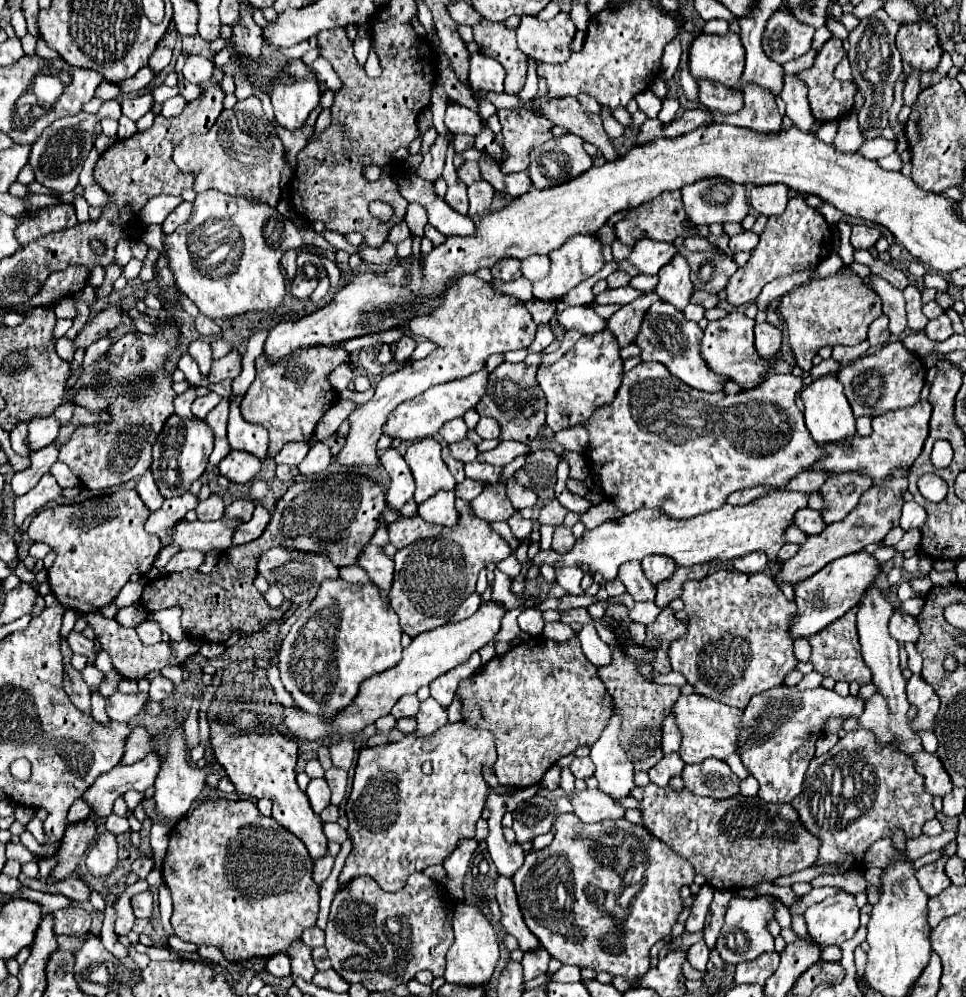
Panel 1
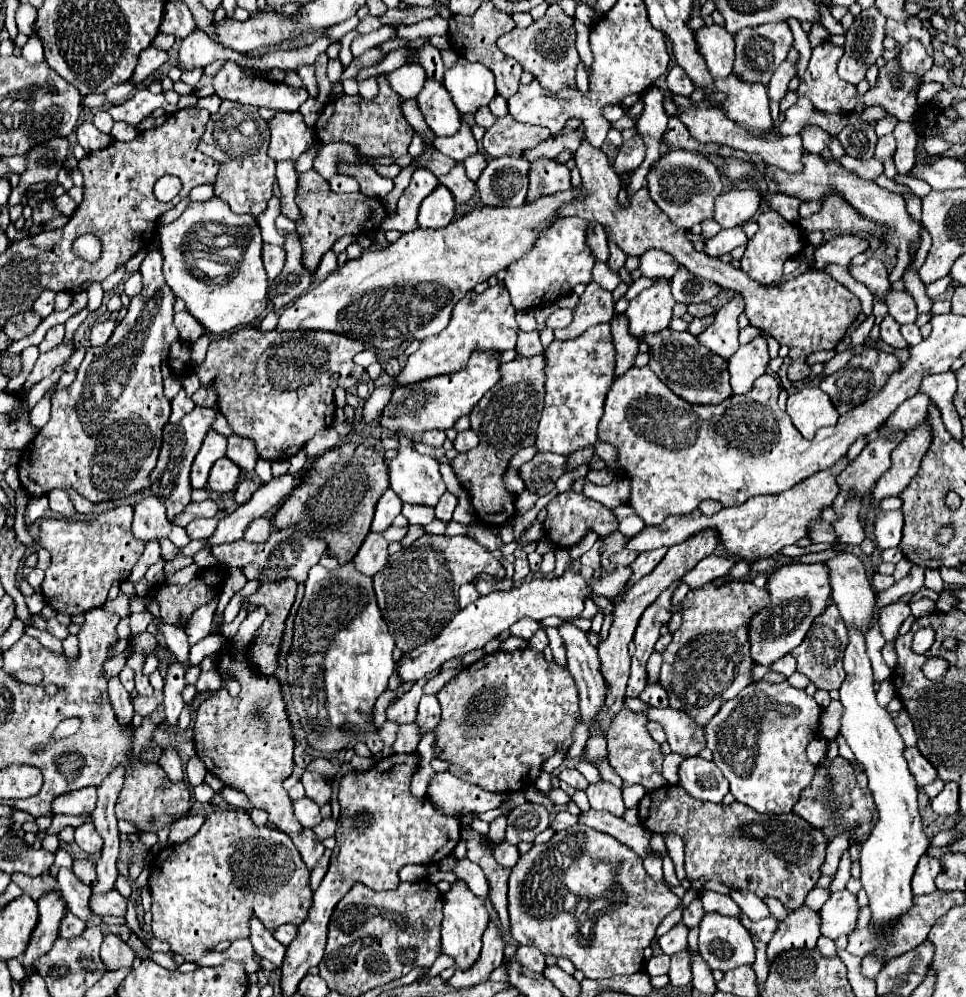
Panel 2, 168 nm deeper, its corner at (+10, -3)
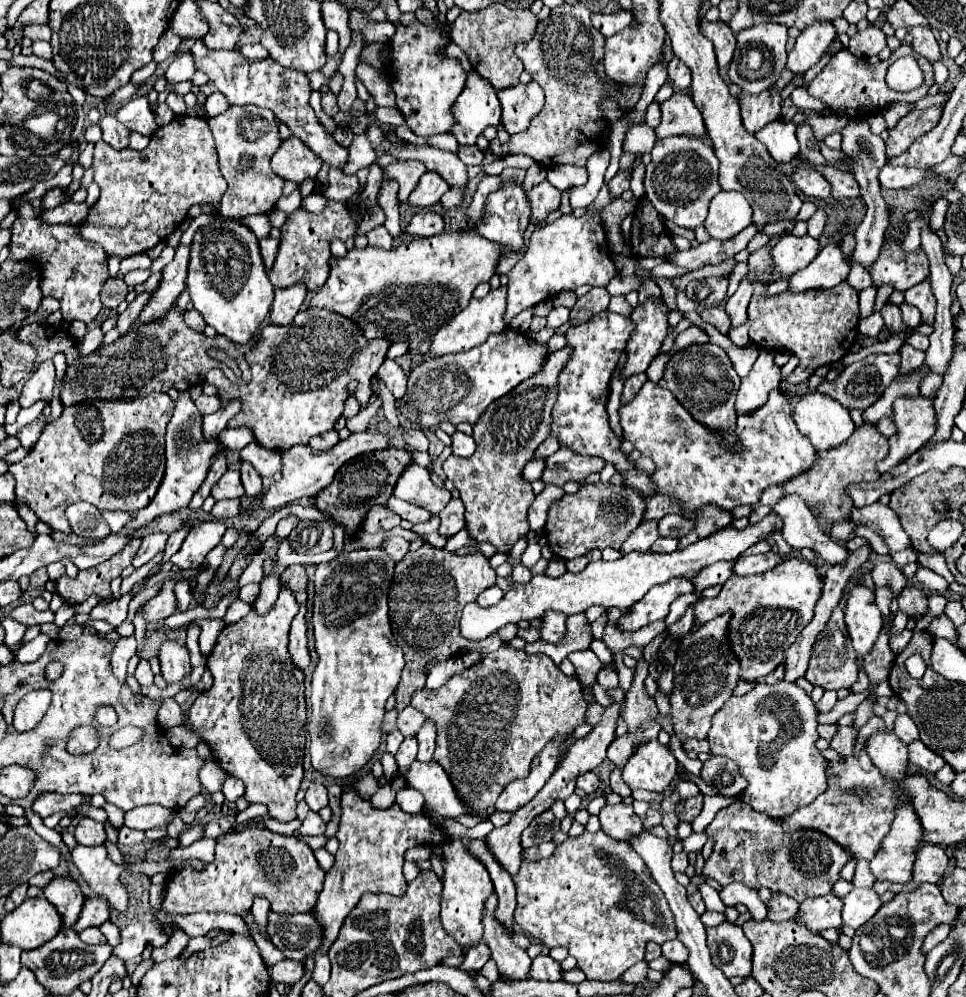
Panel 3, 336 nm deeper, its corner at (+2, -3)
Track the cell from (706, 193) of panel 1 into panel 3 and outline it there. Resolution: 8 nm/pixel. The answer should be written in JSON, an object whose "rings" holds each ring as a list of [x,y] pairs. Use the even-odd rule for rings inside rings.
{"rings":[[[688,135],[658,139],[652,149],[652,161],[646,165],[644,189],[646,199],[664,219],[684,229],[696,229],[708,215],[710,199],[722,191],[714,149],[704,139]]]}

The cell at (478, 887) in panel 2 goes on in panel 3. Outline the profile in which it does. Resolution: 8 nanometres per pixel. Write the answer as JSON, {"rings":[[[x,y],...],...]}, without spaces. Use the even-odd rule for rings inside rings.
{"rings":[[[492,893],[488,901],[484,901],[484,941],[488,943],[492,959],[496,961],[500,973],[516,981],[528,979],[532,959],[522,947],[512,941],[512,935],[504,929],[504,925],[496,921],[496,899],[498,897]]]}

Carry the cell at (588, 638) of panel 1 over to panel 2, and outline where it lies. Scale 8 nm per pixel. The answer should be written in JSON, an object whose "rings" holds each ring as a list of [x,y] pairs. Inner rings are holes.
{"rings":[[[630,697],[624,699],[624,705],[632,711],[646,711],[650,721],[660,723],[664,727],[672,753],[678,753],[682,757],[692,757],[698,755],[702,749],[706,749],[704,727],[696,725],[696,721],[688,717],[688,713],[672,707],[646,709],[646,705],[640,699],[630,699]]]}

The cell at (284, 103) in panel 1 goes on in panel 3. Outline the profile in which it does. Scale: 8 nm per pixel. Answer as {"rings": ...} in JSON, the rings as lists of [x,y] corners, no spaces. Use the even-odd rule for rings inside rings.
{"rings":[[[296,137],[284,141],[276,155],[272,157],[272,171],[292,183],[302,183],[304,179],[314,179],[322,167],[320,157],[312,153]]]}

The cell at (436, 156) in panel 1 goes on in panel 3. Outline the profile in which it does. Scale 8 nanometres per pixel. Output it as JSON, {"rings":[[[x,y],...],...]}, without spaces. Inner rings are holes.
{"rings":[[[424,173],[422,179],[418,181],[416,189],[410,193],[408,203],[414,207],[432,207],[440,201],[440,197],[450,189],[446,181],[442,181],[440,175],[436,173]]]}

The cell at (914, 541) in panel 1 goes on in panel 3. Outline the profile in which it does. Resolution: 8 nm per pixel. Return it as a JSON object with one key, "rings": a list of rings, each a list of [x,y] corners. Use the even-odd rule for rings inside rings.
{"rings":[[[924,395],[894,401],[894,423],[898,433],[890,437],[890,451],[886,459],[878,463],[882,473],[904,461],[910,453],[916,453],[916,449],[932,437],[936,431],[936,411],[932,401],[934,397]]]}

